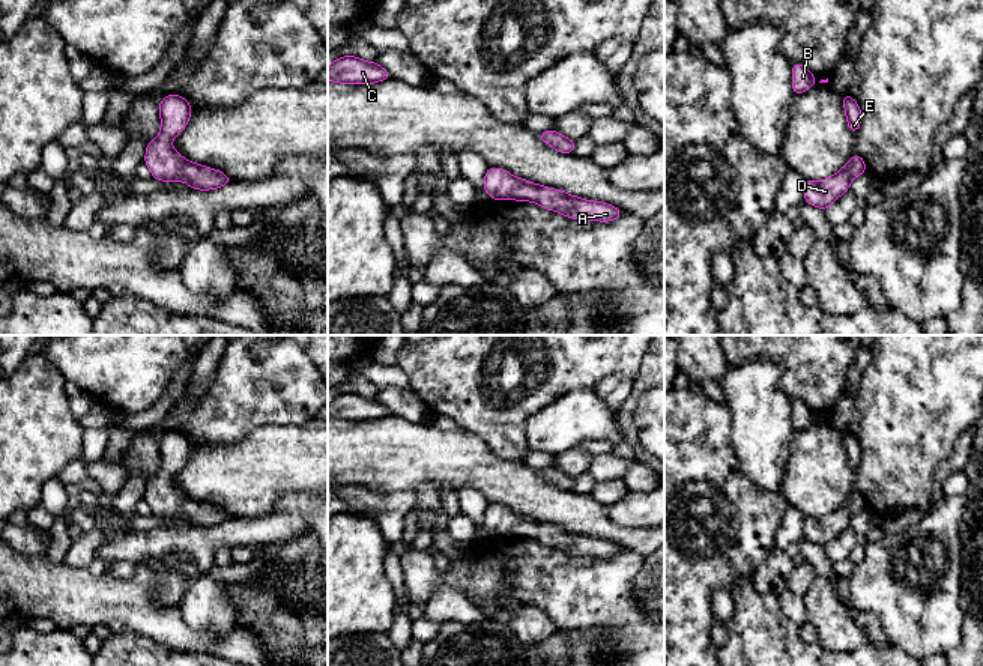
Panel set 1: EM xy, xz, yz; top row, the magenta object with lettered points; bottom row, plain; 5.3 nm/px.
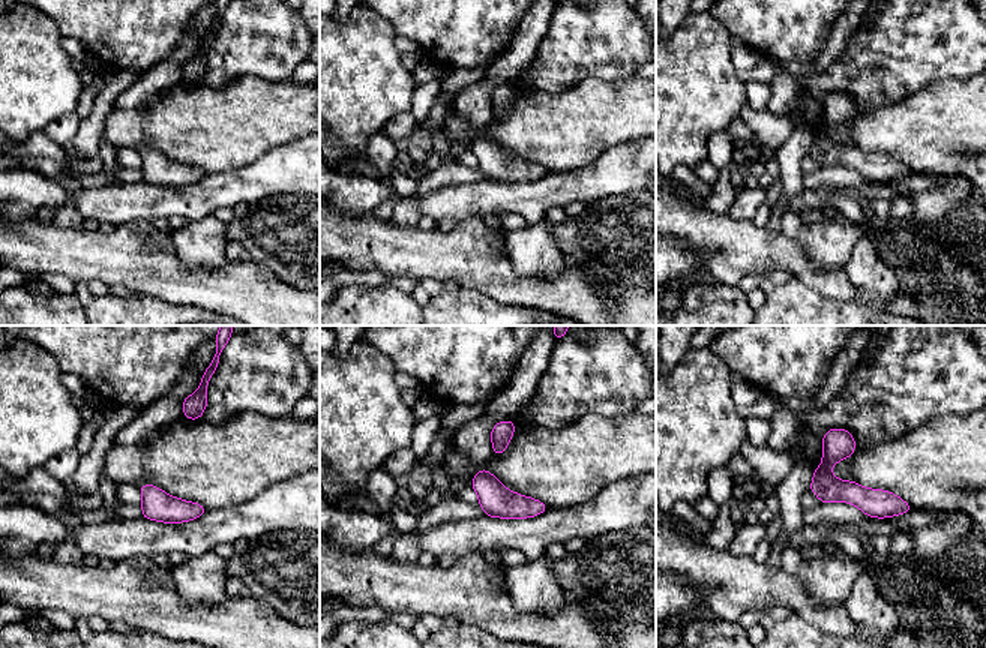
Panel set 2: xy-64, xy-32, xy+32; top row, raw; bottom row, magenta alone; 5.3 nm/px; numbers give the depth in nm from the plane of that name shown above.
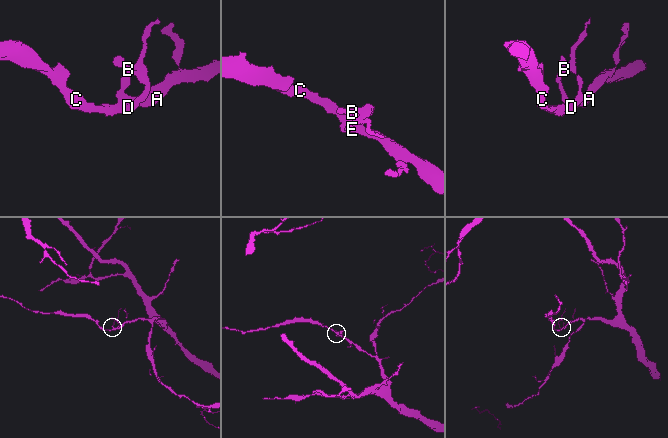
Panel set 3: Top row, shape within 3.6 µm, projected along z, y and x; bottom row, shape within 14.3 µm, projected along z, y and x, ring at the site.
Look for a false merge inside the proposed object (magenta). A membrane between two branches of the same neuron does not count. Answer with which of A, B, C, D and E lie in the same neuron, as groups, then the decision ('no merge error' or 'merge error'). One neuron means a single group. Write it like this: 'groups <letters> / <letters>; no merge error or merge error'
groups A B C D E; no merge error

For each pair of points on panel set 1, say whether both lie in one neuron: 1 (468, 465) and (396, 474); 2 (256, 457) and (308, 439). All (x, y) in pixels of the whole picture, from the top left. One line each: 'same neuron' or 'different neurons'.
1: same neuron
2: same neuron

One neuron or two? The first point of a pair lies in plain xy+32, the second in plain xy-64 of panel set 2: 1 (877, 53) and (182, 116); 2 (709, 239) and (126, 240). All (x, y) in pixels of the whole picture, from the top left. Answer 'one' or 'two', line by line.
1: two
2: one

